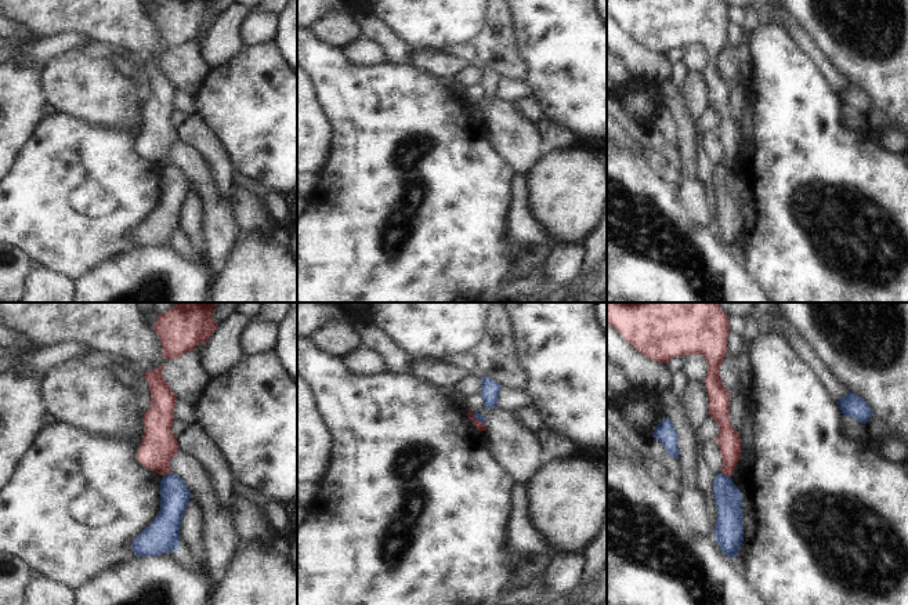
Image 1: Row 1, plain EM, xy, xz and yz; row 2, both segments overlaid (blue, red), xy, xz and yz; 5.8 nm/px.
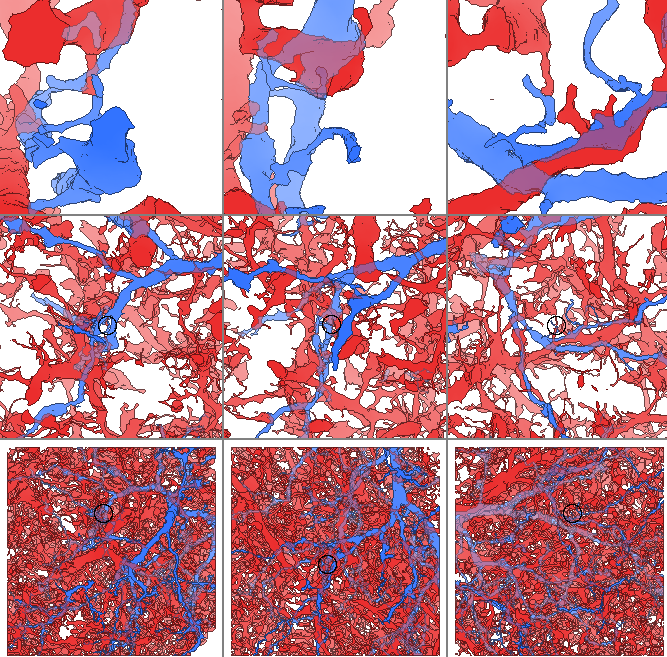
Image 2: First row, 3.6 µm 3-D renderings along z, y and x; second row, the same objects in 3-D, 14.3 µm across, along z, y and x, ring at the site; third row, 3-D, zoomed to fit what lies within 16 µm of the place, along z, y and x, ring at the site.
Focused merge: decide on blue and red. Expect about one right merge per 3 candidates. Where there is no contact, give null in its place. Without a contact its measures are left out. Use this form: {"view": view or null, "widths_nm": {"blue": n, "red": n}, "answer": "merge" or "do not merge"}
{"view": "yz", "widths_nm": {"blue": 160, "red": 140}, "answer": "do not merge"}

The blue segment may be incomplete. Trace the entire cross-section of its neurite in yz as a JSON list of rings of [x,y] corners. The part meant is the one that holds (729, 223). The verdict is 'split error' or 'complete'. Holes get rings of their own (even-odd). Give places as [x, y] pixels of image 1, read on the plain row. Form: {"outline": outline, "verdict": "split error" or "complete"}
{"outline": [[[716,164],[713,184],[717,198],[717,213],[713,227],[721,242],[735,249],[744,232],[742,182],[734,175],[731,167]]], "verdict": "complete"}

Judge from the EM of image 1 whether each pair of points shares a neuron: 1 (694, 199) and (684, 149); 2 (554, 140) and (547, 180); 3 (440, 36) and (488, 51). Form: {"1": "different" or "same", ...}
{"1": "same", "2": "different", "3": "different"}

